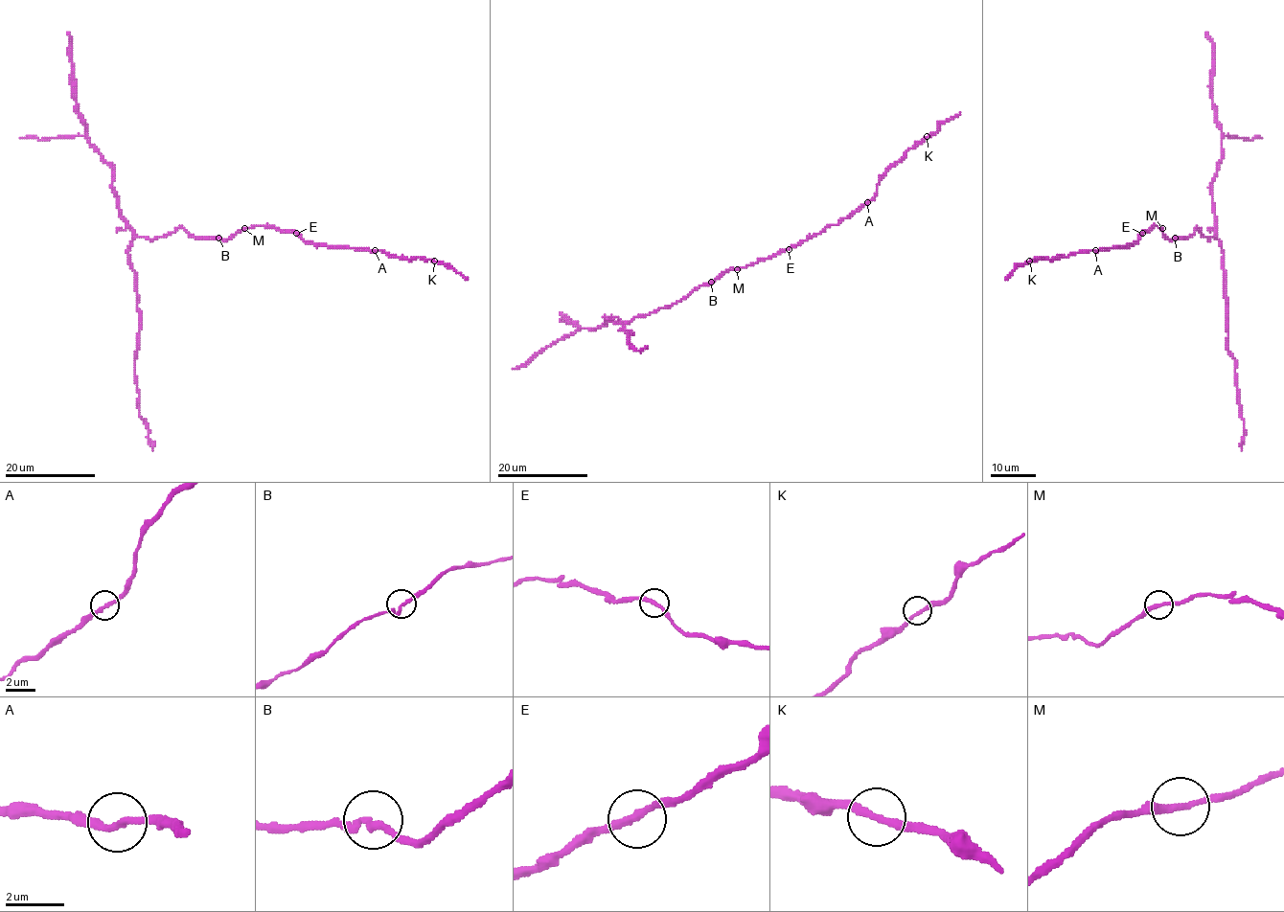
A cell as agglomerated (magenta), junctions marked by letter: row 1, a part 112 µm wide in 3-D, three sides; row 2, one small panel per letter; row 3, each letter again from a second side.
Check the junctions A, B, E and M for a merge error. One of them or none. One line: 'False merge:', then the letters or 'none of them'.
False merge: none of them

